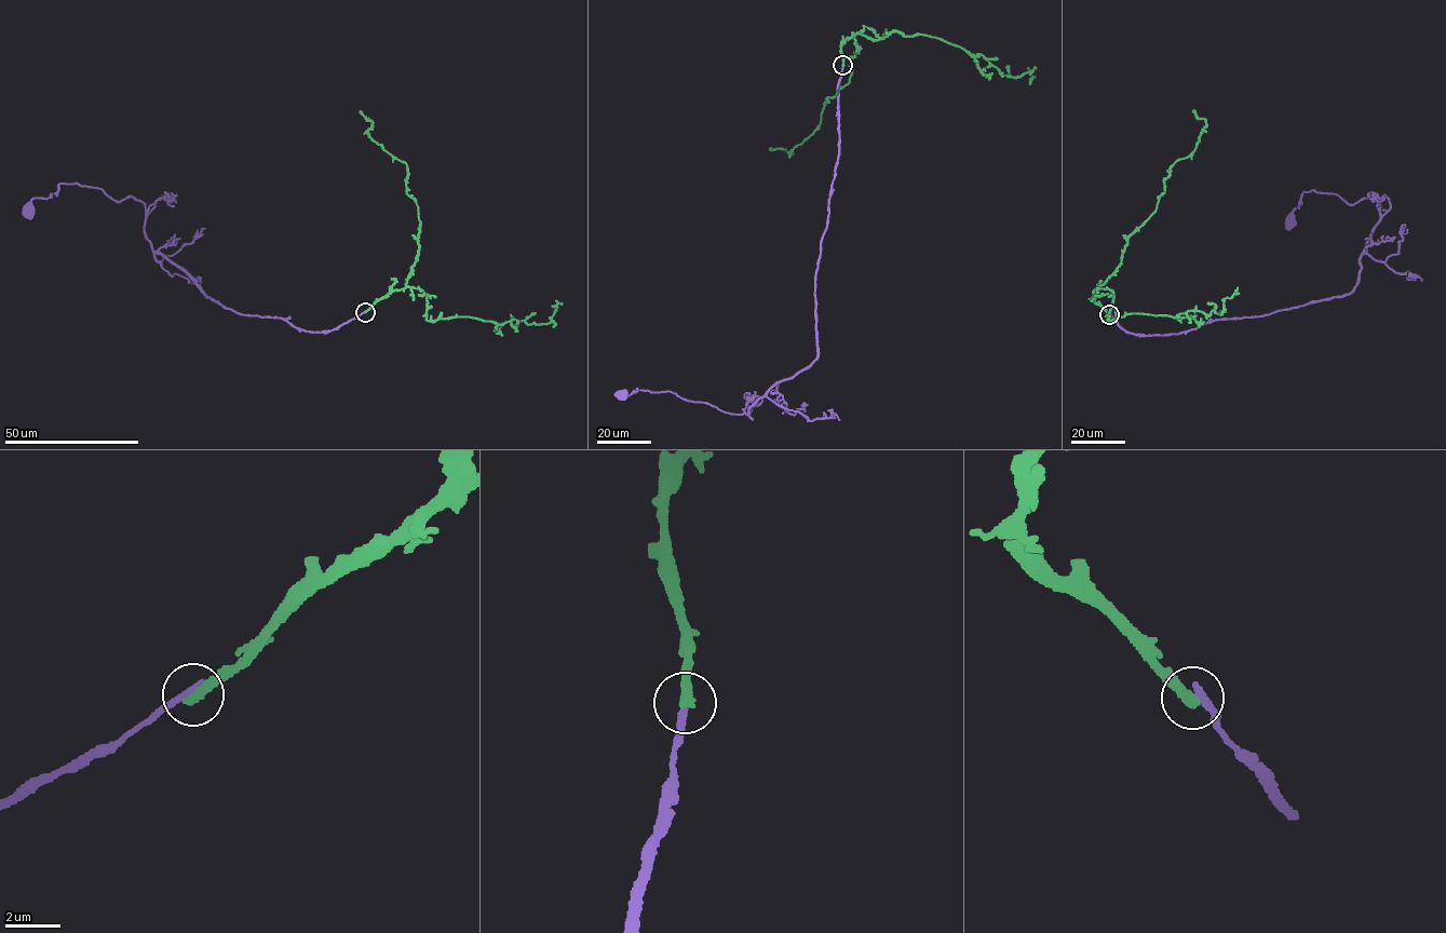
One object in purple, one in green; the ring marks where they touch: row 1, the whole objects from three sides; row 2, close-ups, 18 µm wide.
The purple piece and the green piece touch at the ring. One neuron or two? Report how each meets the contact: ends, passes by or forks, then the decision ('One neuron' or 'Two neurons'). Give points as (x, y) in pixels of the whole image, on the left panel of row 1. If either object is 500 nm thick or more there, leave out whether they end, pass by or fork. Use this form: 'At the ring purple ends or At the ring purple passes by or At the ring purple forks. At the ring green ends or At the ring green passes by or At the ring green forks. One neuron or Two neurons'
At the ring purple ends. At the ring green ends. Two neurons

